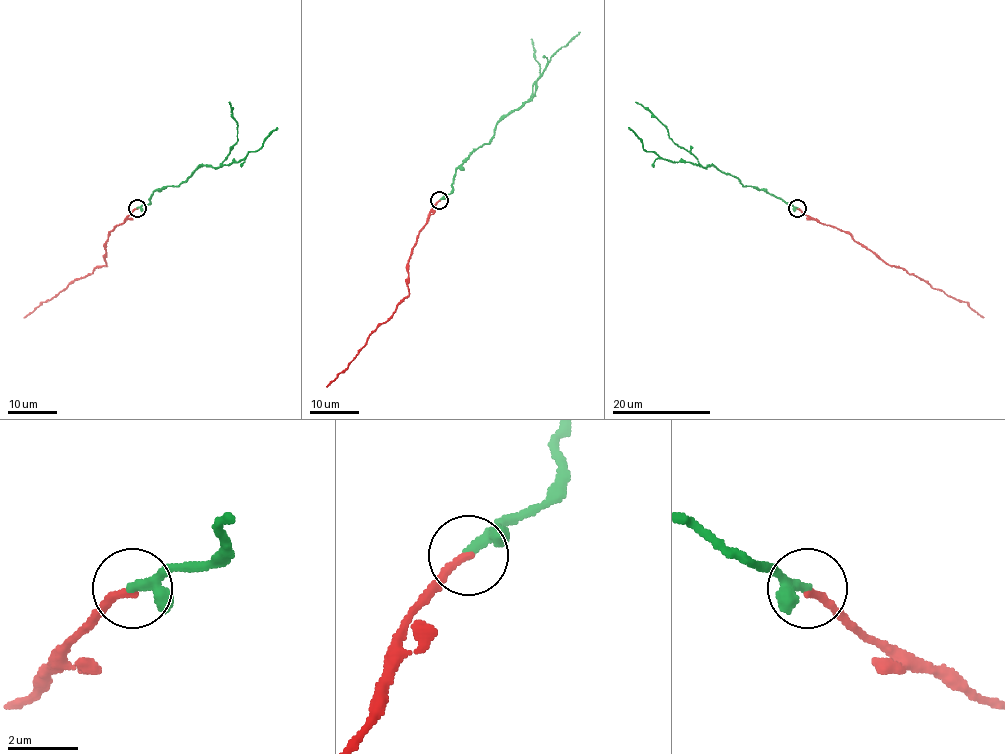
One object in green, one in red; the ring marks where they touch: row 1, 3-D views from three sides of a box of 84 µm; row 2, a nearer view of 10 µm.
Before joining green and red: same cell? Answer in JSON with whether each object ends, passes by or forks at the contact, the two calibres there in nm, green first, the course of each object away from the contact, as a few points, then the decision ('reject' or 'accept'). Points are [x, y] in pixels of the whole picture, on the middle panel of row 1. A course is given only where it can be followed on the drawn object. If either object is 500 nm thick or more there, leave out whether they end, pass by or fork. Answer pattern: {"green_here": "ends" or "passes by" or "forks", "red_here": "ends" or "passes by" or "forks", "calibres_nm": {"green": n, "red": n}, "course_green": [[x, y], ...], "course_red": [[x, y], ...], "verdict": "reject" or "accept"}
{"green_here": "passes by", "red_here": "ends", "calibres_nm": {"green": 220, "red": 240}, "course_green": [[440, 200], [451, 191], [455, 170], [490, 141], [503, 118], [530, 100], [546, 63], [579, 32]], "course_red": [[440, 200], [419, 233], [409, 259], [409, 294], [326, 388]], "verdict": "accept"}

